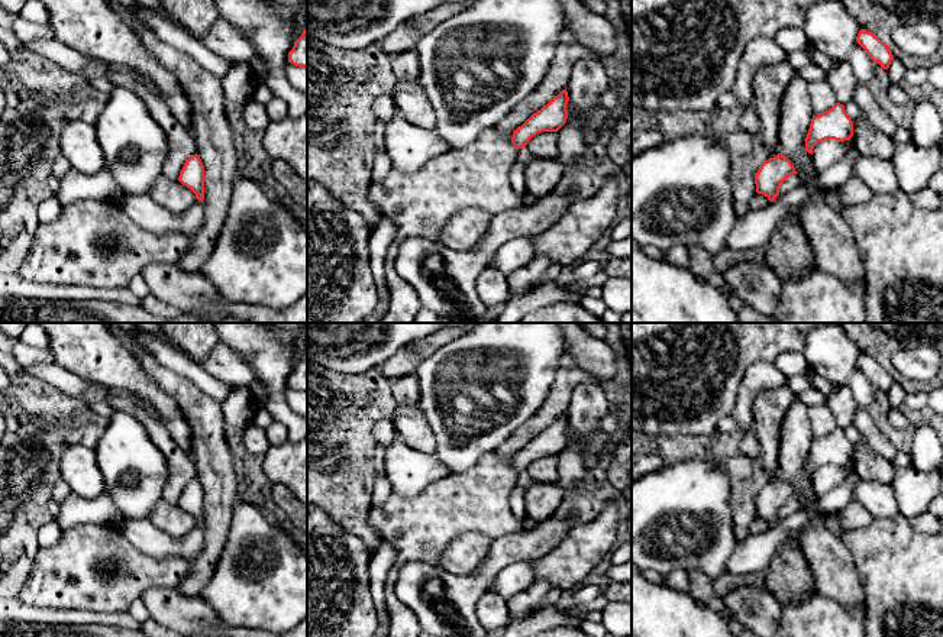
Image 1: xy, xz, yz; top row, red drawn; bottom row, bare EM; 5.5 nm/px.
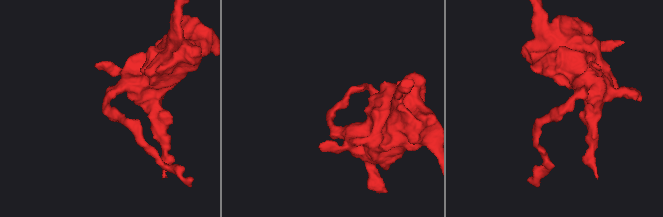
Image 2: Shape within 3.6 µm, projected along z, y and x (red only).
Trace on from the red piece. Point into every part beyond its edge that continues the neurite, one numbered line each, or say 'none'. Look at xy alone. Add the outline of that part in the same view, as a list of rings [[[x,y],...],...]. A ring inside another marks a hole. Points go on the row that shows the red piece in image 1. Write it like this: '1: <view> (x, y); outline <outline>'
none

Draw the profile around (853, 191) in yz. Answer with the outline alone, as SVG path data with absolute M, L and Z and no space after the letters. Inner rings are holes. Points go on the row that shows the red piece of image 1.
M853 175L839 188L839 194L844 207L849 207L868 203L873 191L862 180Z

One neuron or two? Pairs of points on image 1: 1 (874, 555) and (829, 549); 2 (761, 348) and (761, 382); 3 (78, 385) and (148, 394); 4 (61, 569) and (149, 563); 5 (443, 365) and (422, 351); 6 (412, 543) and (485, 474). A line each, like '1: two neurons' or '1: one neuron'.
1: two neurons
2: two neurons
3: two neurons
4: one neuron
5: two neurons
6: one neuron

